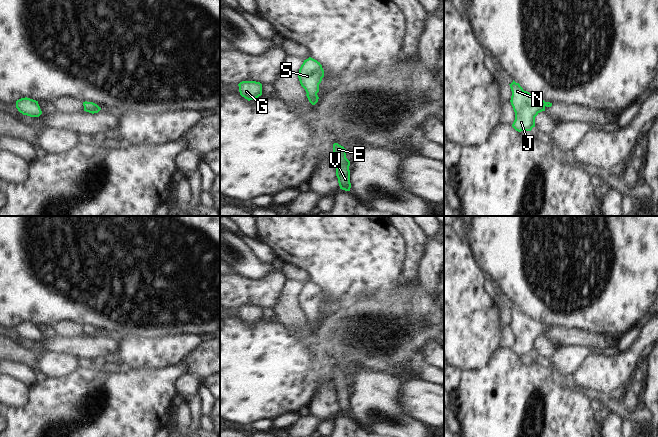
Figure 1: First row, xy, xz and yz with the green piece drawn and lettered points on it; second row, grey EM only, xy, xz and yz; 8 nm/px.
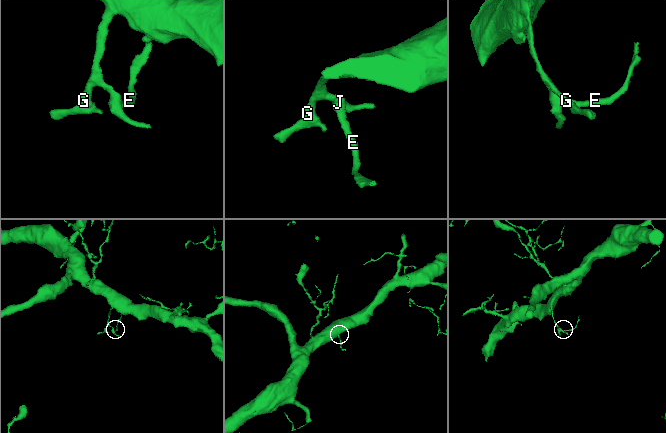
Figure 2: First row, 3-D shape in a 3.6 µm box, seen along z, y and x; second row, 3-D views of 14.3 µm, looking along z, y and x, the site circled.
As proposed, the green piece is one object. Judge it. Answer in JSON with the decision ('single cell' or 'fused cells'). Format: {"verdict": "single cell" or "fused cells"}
{"verdict": "single cell"}

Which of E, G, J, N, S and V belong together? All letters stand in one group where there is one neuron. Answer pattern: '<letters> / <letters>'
E G J N S V

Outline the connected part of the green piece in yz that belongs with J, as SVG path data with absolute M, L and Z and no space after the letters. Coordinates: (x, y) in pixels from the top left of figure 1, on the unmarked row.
M514 304L509 309L512 315L510 326L515 336L512 351L518 356L531 355L535 351L535 341L546 331L551 331L552 327L524 315Z

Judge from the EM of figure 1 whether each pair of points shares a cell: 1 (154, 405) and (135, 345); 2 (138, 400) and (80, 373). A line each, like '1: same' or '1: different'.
1: different
2: same

